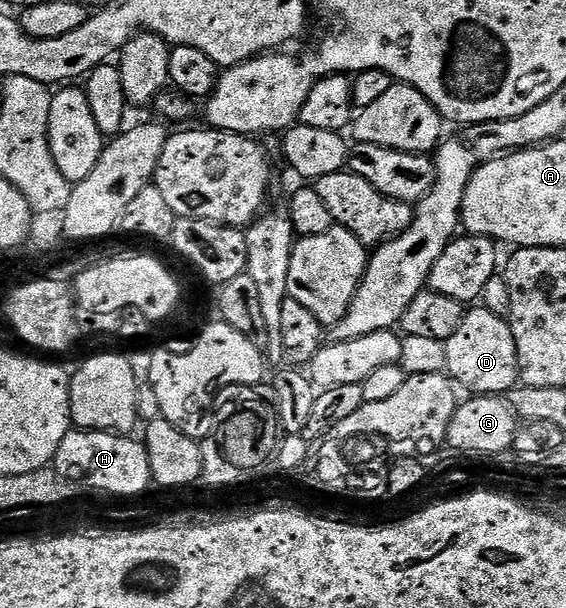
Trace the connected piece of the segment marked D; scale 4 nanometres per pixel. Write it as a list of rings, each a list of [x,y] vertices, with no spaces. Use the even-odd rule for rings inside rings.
[[[483,305],[467,310],[460,329],[445,340],[447,365],[445,370],[459,388],[467,387],[474,395],[502,395],[519,386],[518,346],[509,322],[501,314]]]

